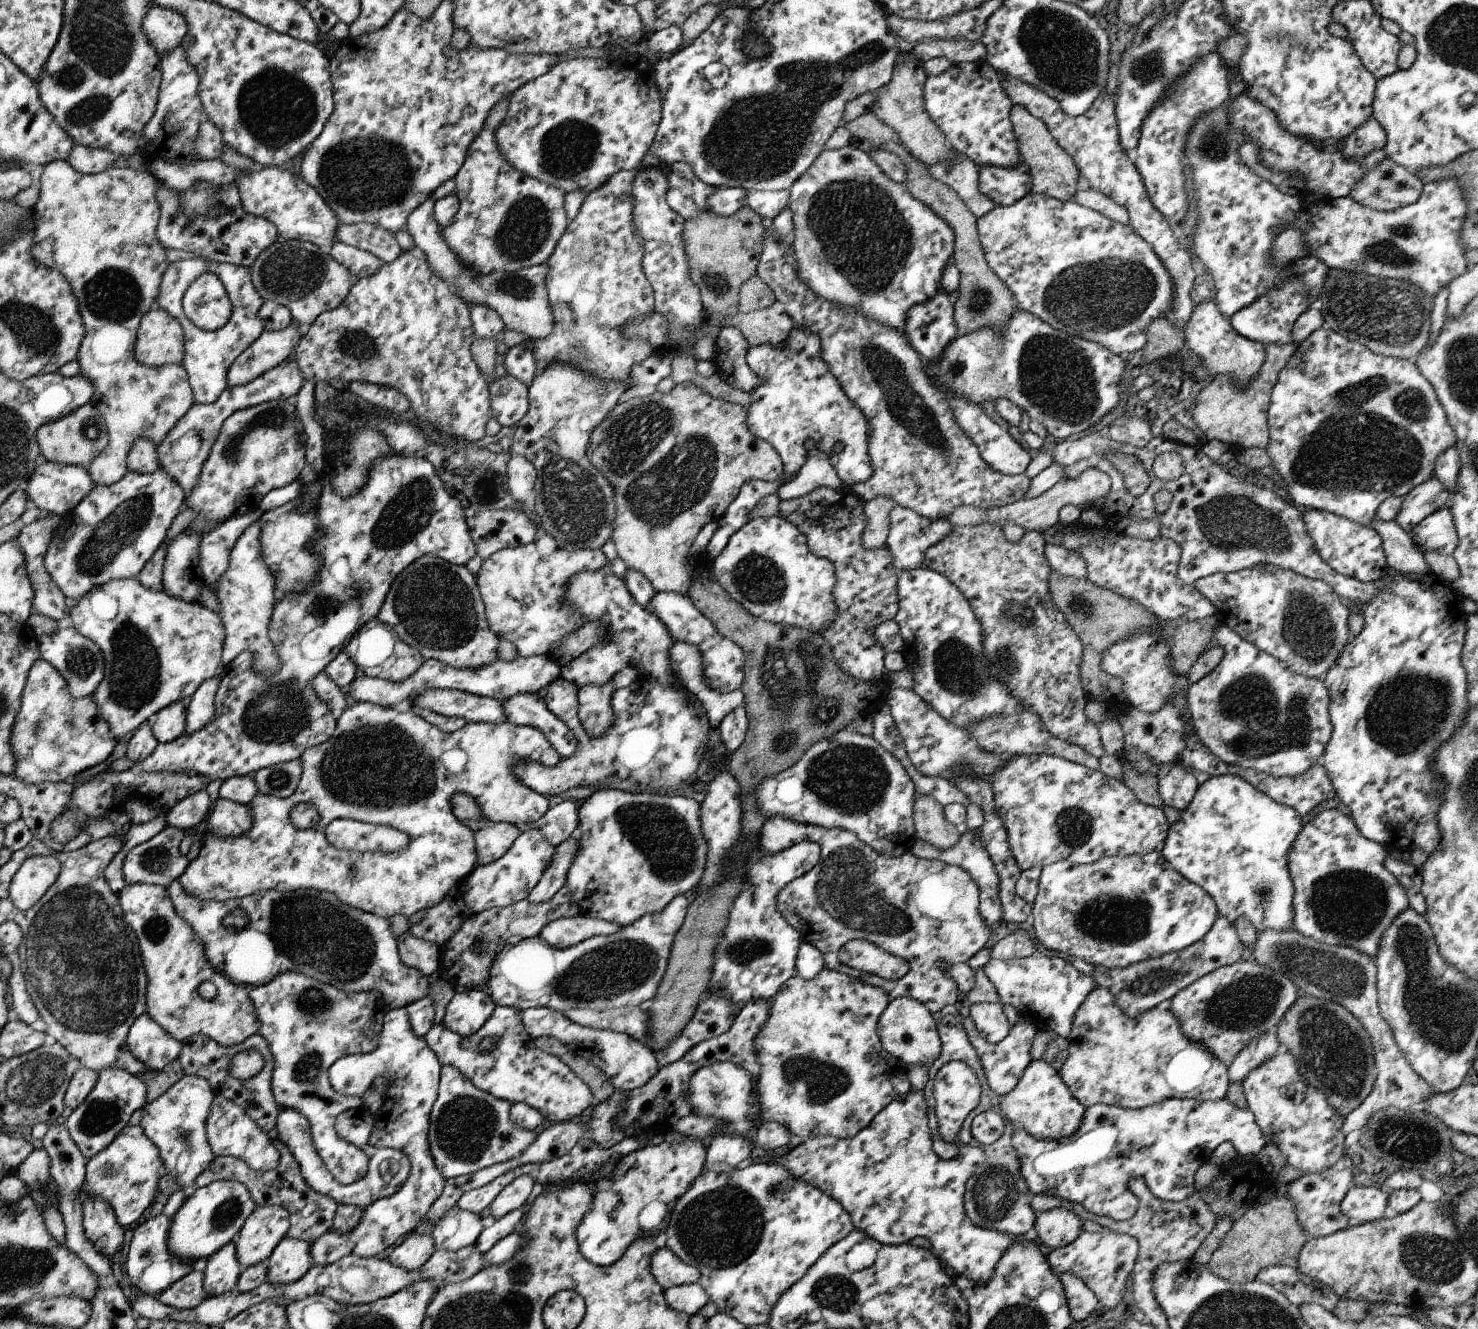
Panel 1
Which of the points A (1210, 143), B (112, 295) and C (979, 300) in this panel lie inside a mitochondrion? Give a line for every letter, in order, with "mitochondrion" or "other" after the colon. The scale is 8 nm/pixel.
A: mitochondrion
B: mitochondrion
C: mitochondrion

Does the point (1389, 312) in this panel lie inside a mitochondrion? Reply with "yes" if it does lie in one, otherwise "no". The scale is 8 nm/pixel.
yes

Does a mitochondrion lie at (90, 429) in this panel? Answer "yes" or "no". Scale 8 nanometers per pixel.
yes

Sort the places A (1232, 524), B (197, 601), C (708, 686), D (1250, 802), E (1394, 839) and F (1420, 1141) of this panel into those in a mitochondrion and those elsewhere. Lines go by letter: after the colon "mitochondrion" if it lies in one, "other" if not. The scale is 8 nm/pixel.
A: mitochondrion
B: other
C: other
D: other
E: other
F: mitochondrion

